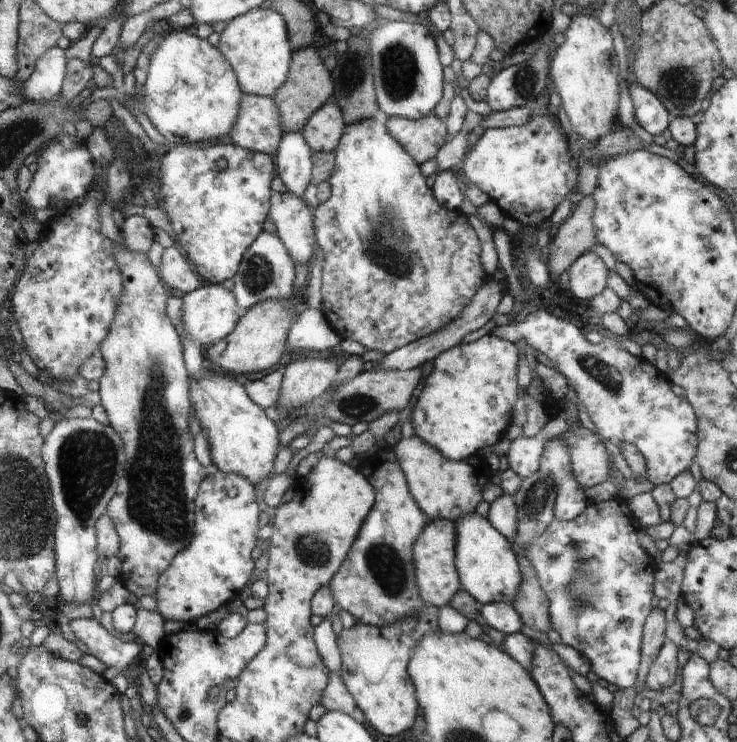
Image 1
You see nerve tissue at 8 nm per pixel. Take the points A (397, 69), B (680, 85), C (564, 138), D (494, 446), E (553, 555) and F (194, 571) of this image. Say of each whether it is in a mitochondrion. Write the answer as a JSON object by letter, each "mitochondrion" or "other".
{"A":"mitochondrion","B":"mitochondrion","C":"other","D":"other","E":"mitochondrion","F":"other"}

